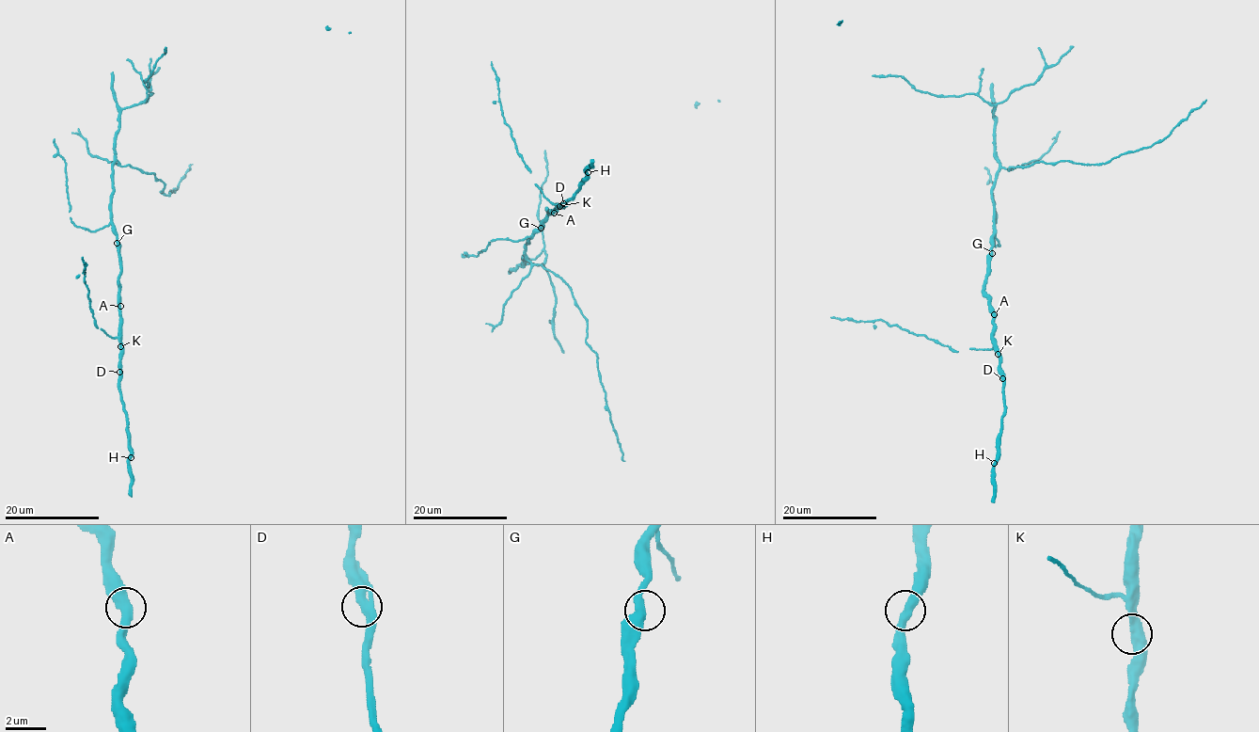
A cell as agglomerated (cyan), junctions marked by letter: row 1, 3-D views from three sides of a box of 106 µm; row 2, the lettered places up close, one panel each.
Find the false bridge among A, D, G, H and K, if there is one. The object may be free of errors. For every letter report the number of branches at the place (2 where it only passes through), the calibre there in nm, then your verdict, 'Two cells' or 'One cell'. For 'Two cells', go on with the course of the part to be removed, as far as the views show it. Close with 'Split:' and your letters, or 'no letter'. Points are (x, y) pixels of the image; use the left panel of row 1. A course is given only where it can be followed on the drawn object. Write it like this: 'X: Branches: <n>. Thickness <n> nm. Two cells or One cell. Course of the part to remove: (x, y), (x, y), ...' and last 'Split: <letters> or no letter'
A: Branches: 2. Thickness 440 nm. One cell
D: Branches: 2. Thickness 440 nm. One cell
G: Branches: 2. Thickness 440 nm. One cell
H: Branches: 2. Thickness 440 nm. One cell
K: Branches: 2. Thickness 440 nm. One cell
Split: no letter

